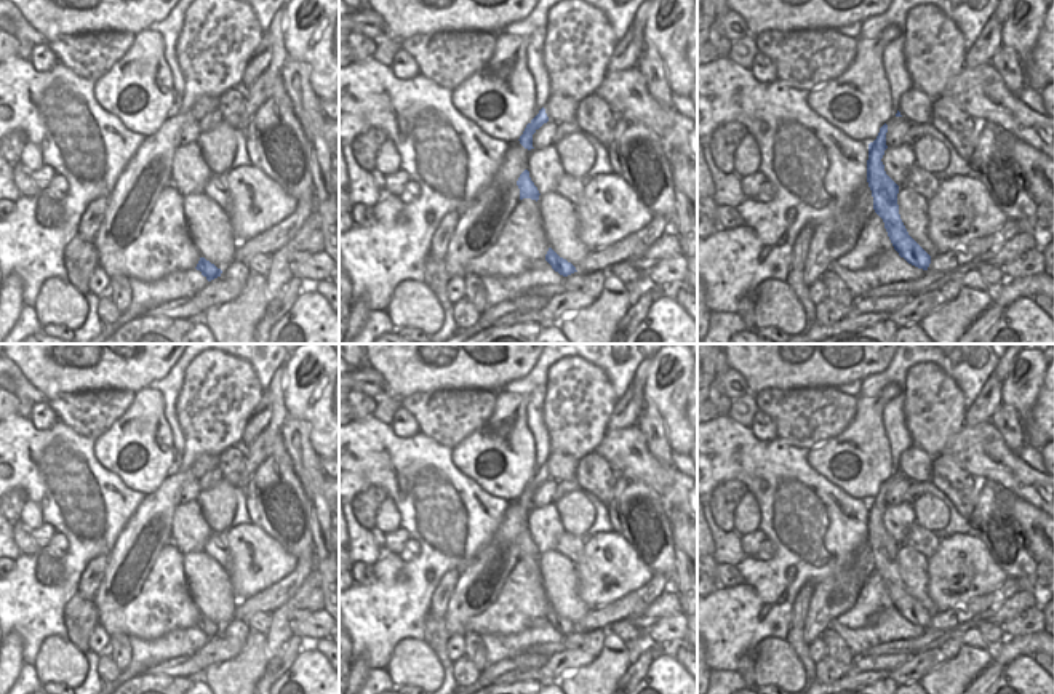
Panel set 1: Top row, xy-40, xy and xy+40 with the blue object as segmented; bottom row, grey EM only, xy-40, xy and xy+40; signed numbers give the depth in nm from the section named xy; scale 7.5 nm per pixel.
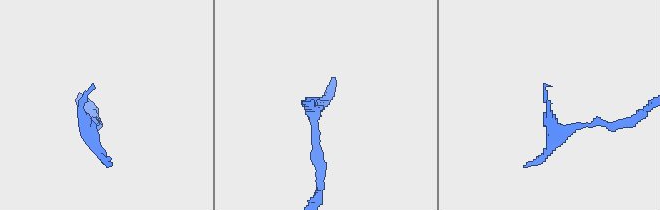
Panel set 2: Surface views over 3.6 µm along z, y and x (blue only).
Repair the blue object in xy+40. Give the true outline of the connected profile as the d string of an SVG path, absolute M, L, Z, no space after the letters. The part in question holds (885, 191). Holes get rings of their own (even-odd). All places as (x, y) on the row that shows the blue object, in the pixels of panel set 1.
M888 125L880 128L873 142L868 144L867 182L873 197L873 209L883 219L888 237L908 264L928 270L931 256L908 235L897 205L899 185L886 174L881 162L886 146Z

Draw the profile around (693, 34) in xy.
M697 0L693 11L693 27L688 34L688 61L697 78Z

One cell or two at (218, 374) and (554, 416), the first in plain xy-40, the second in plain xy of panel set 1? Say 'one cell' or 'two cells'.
one cell

